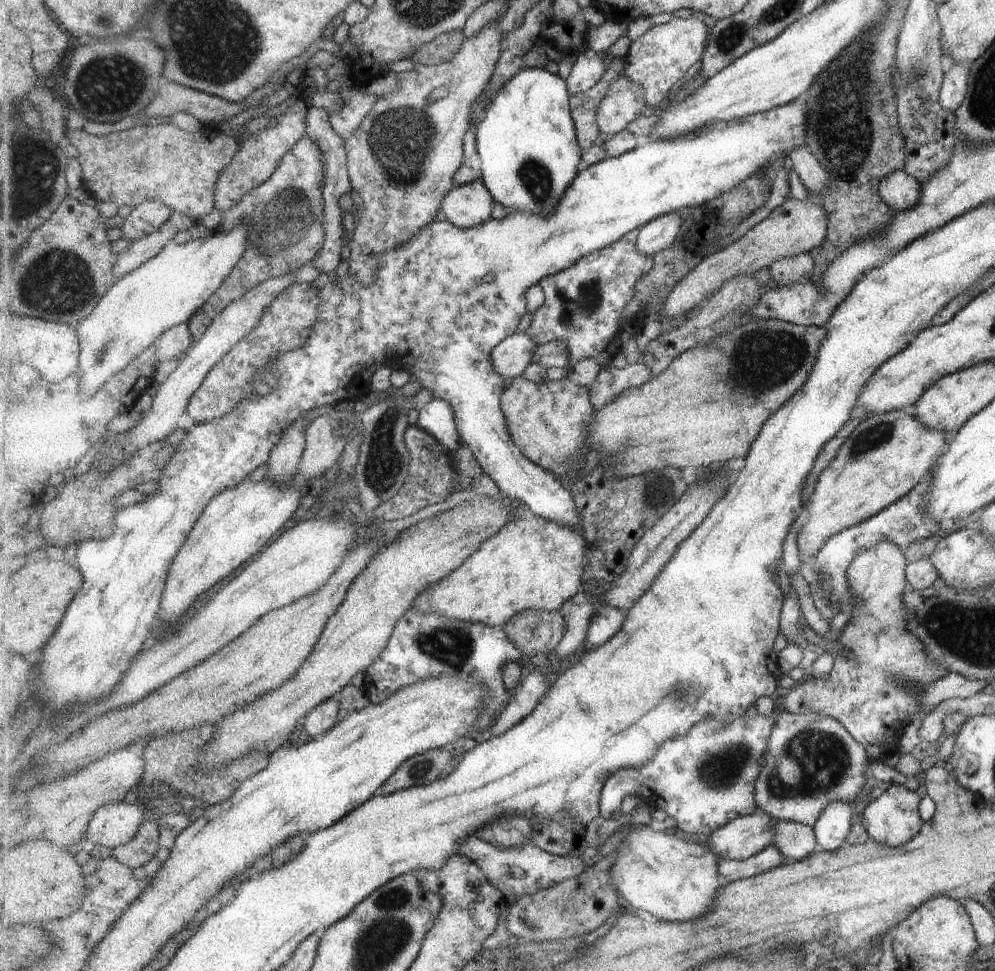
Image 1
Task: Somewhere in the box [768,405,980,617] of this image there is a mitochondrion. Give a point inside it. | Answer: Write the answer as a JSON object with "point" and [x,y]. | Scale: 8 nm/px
{"point":[870,438]}

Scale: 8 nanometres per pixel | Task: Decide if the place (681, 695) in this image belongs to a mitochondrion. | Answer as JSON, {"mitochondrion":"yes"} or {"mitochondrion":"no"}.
{"mitochondrion":"yes"}

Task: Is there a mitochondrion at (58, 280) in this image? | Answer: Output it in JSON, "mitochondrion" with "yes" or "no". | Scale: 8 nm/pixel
{"mitochondrion":"yes"}

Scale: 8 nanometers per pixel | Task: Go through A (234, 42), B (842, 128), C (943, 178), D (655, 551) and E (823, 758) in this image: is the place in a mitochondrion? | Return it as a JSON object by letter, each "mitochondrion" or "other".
{"A":"mitochondrion","B":"mitochondrion","C":"other","D":"other","E":"mitochondrion"}

